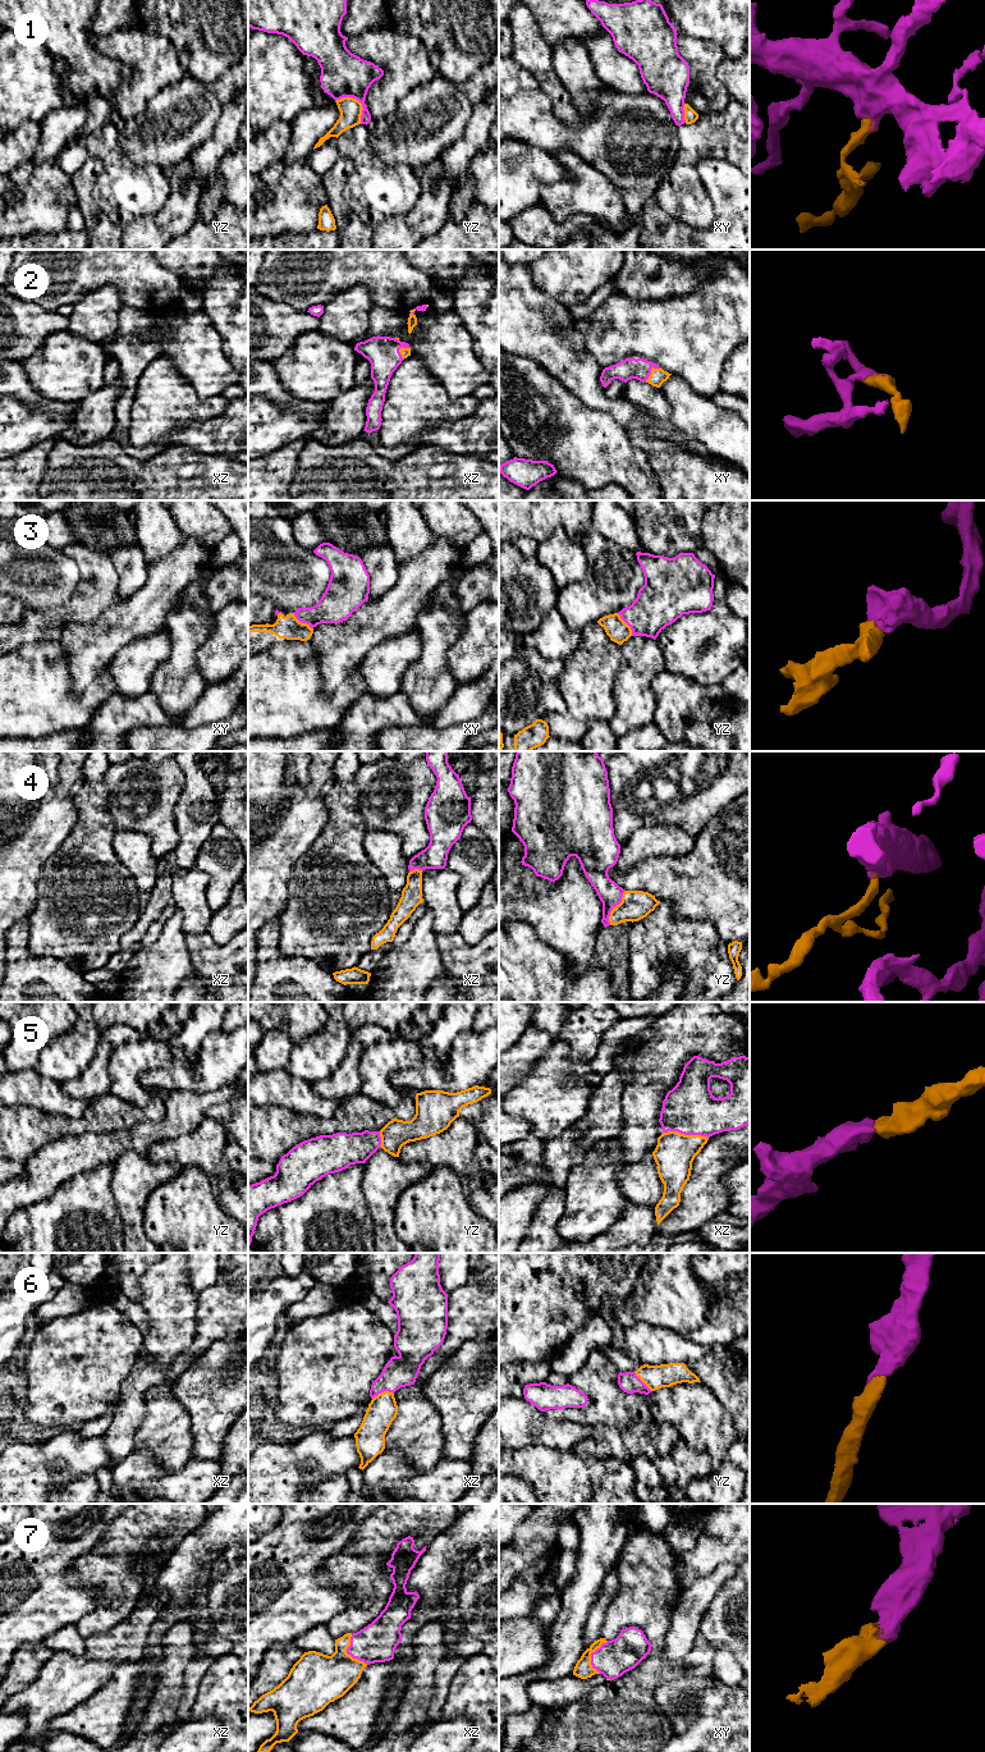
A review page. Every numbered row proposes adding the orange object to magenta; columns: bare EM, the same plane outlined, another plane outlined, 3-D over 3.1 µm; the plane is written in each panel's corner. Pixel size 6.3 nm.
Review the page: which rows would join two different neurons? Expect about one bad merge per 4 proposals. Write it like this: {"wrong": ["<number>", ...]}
{"wrong": []}

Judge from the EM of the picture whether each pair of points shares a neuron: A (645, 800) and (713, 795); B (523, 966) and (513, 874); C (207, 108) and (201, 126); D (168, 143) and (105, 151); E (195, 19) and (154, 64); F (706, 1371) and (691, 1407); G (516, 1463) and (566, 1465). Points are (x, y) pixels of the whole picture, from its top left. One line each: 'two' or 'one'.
A: one
B: two
C: one
D: two
E: two
F: two
G: one

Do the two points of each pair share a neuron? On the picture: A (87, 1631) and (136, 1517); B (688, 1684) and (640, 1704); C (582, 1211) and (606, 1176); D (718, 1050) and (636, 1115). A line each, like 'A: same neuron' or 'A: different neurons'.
A: same neuron
B: different neurons
C: same neuron
D: same neuron

